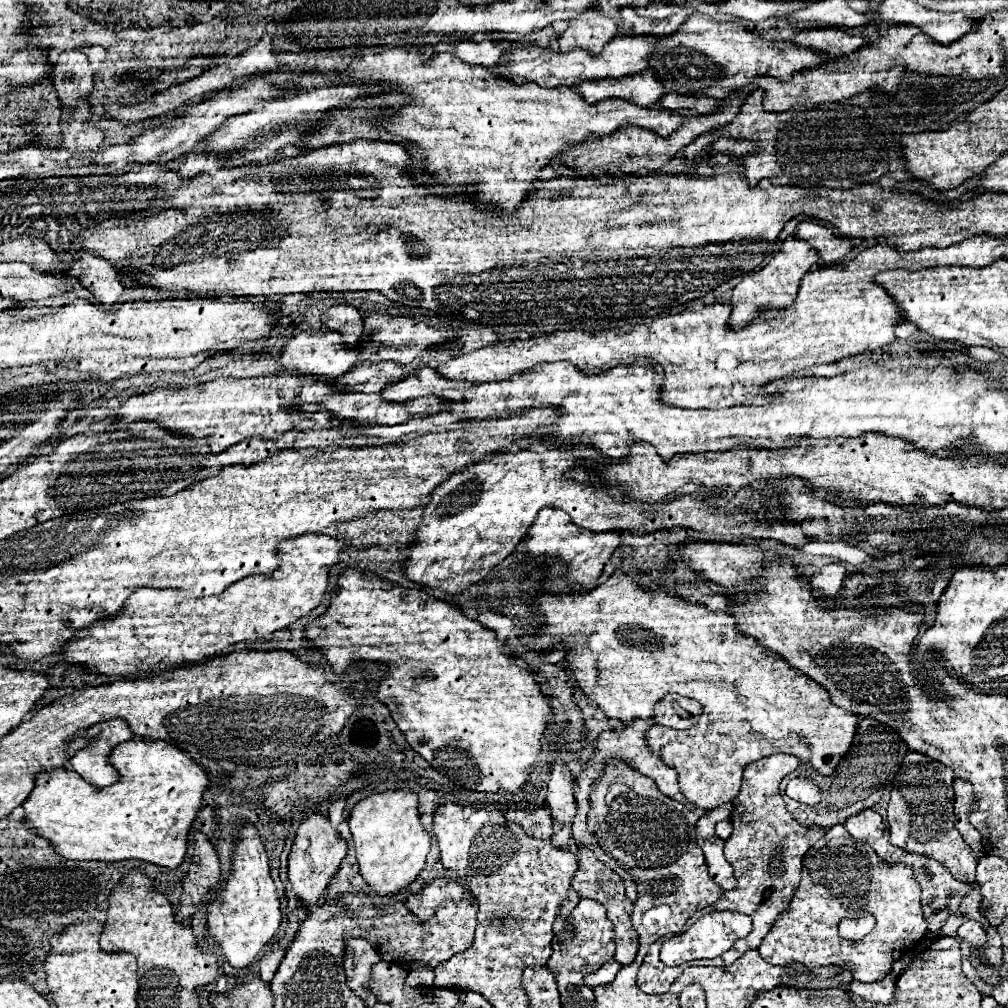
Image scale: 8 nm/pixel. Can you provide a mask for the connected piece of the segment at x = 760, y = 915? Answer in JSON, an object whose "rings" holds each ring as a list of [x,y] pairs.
{"rings":[[[774,754],[764,760],[752,762],[744,768],[742,788],[738,796],[732,800],[732,836],[726,840],[724,856],[734,868],[734,876],[738,880],[736,890],[724,892],[724,896],[711,908],[698,911],[695,916],[701,917],[714,910],[732,910],[742,912],[752,918],[752,934],[738,940],[729,951],[719,959],[694,960],[682,964],[682,966],[669,967],[662,964],[659,958],[660,949],[664,938],[659,939],[646,954],[638,972],[638,986],[646,994],[664,994],[668,992],[670,984],[678,978],[686,967],[690,966],[730,966],[745,952],[758,949],[768,930],[774,926],[776,918],[788,910],[798,884],[800,884],[800,868],[802,868],[802,856],[808,852],[810,846],[814,846],[822,836],[822,828],[804,828],[800,826],[792,814],[786,810],[786,804],[780,796],[780,782],[786,774],[794,772],[802,762],[796,756],[790,754]]]}

